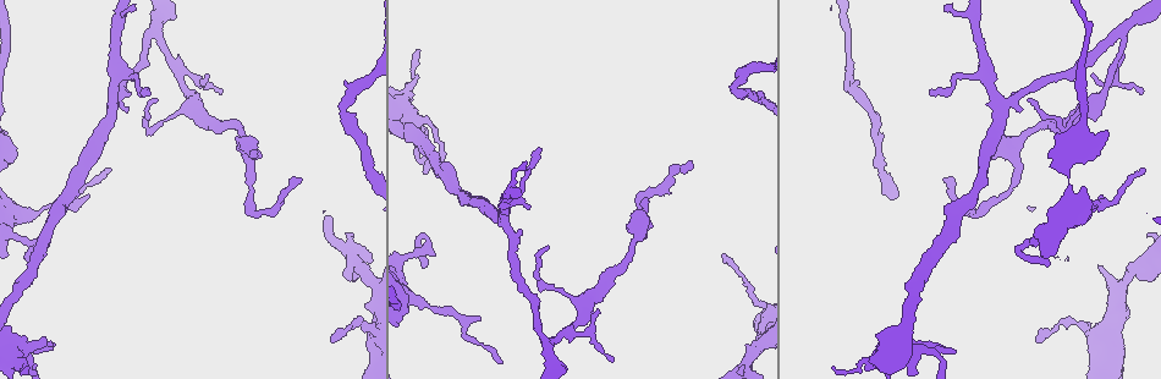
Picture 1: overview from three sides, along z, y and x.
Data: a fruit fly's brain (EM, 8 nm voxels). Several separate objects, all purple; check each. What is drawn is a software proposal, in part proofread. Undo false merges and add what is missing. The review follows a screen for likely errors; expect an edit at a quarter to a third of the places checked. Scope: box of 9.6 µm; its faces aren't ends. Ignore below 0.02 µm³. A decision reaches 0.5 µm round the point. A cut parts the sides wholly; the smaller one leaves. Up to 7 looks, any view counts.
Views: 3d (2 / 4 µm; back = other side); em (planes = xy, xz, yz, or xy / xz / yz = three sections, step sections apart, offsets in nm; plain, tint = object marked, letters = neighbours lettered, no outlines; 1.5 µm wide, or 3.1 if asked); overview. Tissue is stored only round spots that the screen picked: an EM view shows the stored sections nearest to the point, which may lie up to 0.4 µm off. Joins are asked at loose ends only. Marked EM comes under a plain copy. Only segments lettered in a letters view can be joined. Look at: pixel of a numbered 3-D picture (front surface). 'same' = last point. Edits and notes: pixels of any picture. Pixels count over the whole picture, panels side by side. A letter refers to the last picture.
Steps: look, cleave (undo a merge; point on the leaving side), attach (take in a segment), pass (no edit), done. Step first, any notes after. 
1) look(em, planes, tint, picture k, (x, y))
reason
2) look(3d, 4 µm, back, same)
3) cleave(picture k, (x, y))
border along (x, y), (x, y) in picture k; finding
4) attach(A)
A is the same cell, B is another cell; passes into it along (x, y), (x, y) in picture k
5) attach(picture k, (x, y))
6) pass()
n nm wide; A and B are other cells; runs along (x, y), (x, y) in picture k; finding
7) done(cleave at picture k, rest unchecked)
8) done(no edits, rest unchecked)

look(em, planes, letters, picture 1, (1038, 341))
tapers out

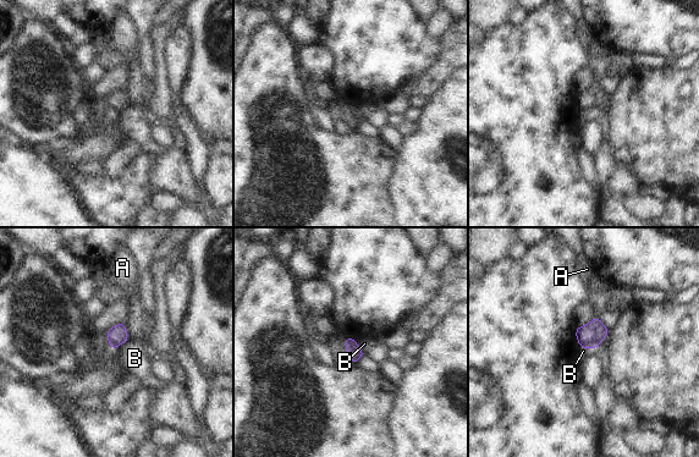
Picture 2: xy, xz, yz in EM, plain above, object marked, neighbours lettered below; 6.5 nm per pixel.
pass()
B touches over 130 nm; A and B are other cells; border along (128, 339), (113, 350) in picture 2; no lettered segment goes on from it

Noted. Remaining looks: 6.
look(em, planes, letters, picture 1, (255, 158))
an open end

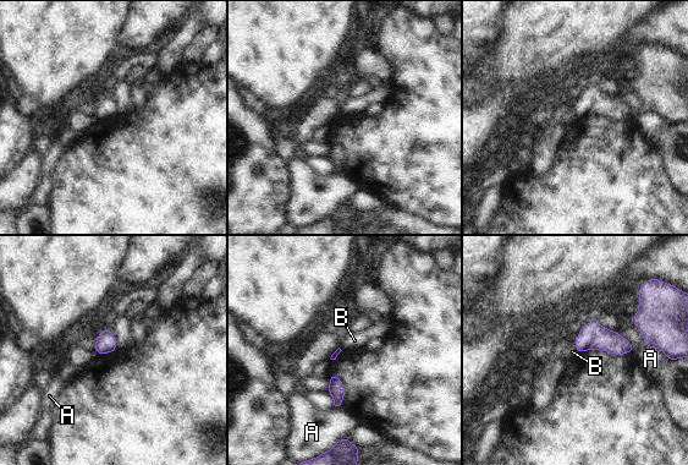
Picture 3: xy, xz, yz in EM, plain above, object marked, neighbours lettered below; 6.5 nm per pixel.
pass()
A and B are other cells; border along (574, 346), (577, 353) in picture 3; none of them fits

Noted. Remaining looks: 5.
look(em, planes, letters, picture 1, (424, 170))
tapers out

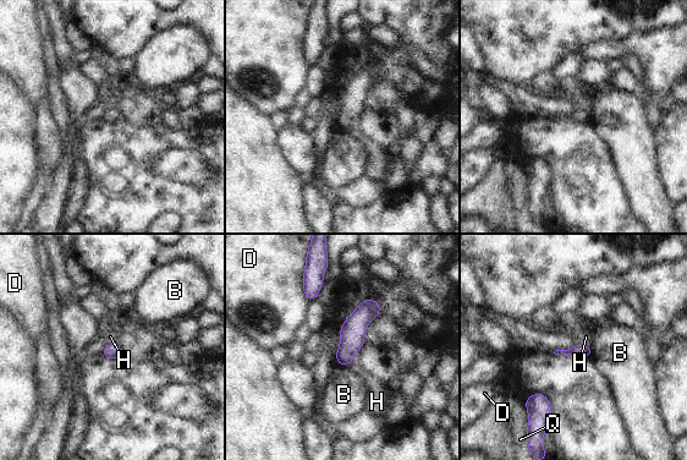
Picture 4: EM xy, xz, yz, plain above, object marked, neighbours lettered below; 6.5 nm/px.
pass()
B, D, H and Q are other cells; border along (577, 343), (583, 343), (591, 348) in picture 4; none of them fits

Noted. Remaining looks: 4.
done(no edits, rest unchecked)

